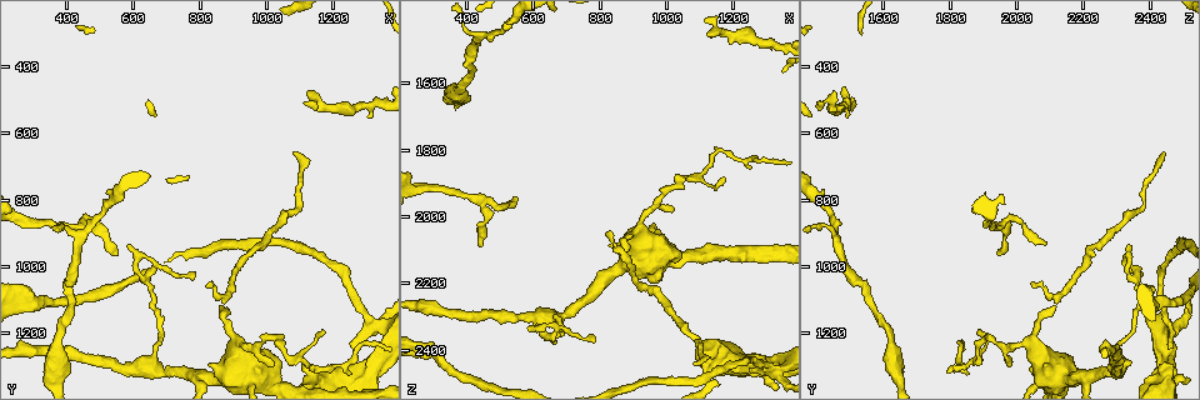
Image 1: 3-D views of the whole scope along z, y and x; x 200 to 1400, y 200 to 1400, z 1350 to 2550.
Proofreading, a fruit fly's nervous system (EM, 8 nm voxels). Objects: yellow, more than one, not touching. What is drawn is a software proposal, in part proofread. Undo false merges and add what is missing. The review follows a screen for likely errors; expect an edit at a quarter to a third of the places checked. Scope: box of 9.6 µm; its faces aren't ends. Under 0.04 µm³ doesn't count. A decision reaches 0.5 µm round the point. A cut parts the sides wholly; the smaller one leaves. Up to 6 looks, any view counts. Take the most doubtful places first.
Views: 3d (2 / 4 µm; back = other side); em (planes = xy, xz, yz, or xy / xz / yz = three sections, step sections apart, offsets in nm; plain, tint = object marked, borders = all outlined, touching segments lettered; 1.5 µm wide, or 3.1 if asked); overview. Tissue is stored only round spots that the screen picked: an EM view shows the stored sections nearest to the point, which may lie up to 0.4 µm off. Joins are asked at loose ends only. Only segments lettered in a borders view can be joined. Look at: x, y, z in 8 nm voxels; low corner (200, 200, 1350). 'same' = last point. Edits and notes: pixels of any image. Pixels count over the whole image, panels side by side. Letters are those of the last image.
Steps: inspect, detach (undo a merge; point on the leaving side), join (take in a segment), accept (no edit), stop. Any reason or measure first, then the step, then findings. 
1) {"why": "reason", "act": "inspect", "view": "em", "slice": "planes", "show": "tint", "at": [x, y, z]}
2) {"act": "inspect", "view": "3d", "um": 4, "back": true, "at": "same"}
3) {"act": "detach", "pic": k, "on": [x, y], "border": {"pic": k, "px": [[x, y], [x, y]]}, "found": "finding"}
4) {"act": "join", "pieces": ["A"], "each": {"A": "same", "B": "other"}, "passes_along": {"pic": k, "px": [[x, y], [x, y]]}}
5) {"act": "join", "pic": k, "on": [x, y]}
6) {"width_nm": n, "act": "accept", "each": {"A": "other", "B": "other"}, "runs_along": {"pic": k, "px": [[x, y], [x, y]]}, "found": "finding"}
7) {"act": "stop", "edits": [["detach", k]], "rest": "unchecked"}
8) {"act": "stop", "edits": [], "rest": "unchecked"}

{"why": "free end", "act": "inspect", "view": "3d", "um": 4, "at": [440, 930, 2090]}

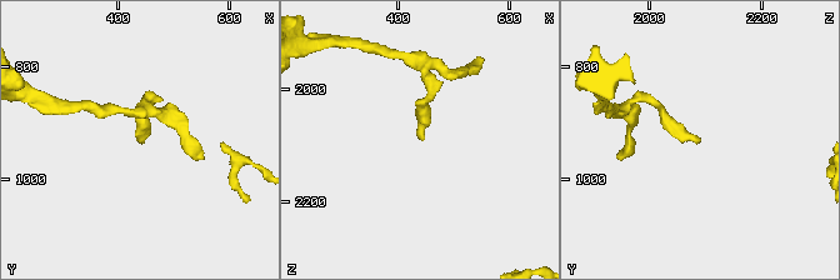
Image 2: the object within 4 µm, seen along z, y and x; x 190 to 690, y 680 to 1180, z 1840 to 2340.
{"why": "need the tissue", "act": "inspect", "view": "em", "slice": "xz", "step": 8, "show": "tint", "at": [440, 925, 2090]}

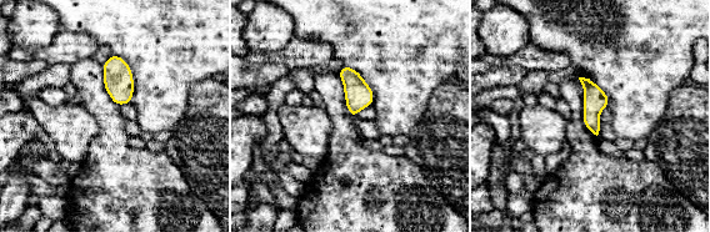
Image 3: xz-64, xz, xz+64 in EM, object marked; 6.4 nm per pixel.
{"why": "cut it another way", "act": "inspect", "view": "em", "slice": "planes", "show": "borders", "at": "same"}

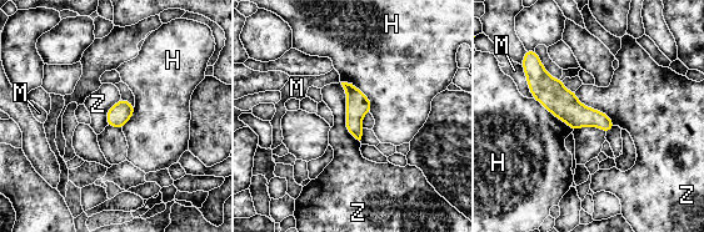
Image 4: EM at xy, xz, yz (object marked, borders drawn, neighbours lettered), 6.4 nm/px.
{"width_nm": 110, "act": "accept", "each": {"H": "other", "M": "other", "Z": "other"}, "border": {"pic": 4, "px": [[340, 82], [345, 129], [359, 141]]}, "found": "no lettered segment goes on from it"}

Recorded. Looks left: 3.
{"why": "calibre changes", "act": "inspect", "view": "3d", "um": 4, "at": [1340, 1180, 2460]}

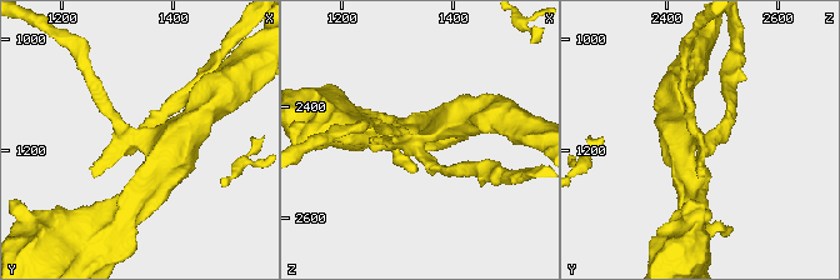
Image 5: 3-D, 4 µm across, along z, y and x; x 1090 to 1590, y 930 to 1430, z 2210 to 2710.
{"act": "inspect", "view": "em", "slice": "planes", "show": "borders", "at": [1340, 1180, 2465]}

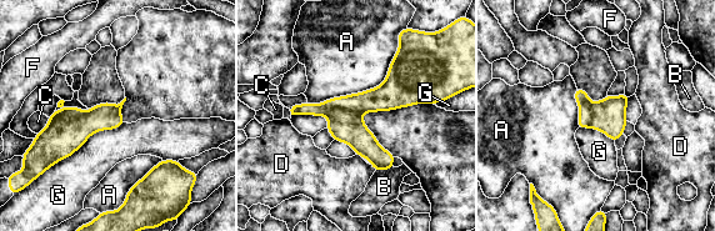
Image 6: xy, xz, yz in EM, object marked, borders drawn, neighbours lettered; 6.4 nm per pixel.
{"act": "detach", "pic": 6, "on": [345, 126], "each": {"A": "other", "B": "other", "C": "other", "D": "other", "F": "other", "G": "other"}, "part_leaving": {"pic": 6, "px": [[294, 111], [333, 114], [390, 164]]}, "found": "a second neuron is stuck on"}

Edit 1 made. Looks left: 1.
{"act": "stop", "edits": [["detach", 6]], "rest": "unchecked"}

